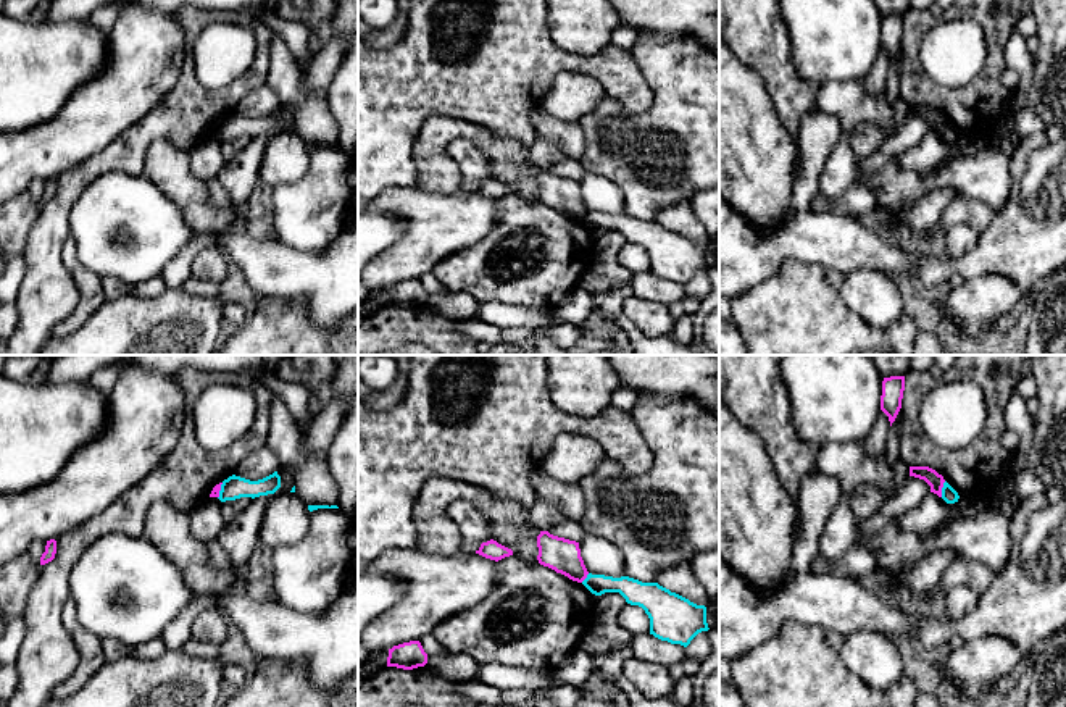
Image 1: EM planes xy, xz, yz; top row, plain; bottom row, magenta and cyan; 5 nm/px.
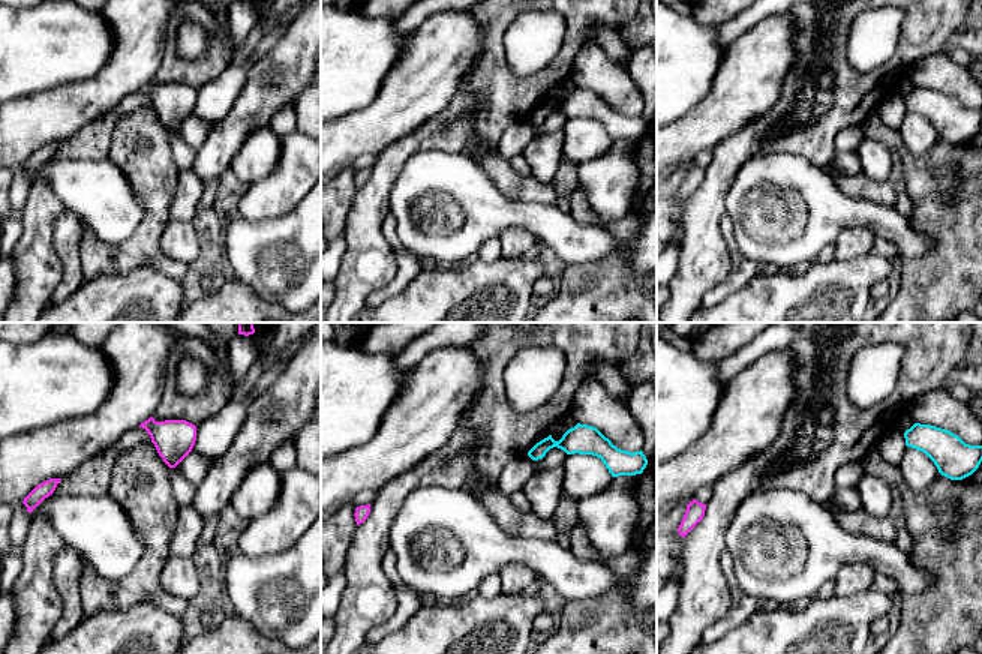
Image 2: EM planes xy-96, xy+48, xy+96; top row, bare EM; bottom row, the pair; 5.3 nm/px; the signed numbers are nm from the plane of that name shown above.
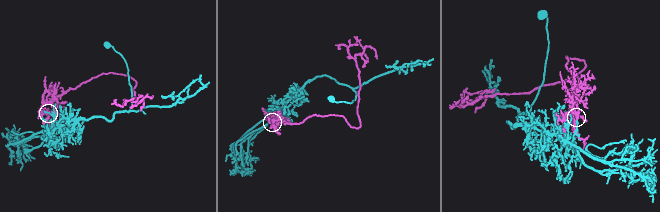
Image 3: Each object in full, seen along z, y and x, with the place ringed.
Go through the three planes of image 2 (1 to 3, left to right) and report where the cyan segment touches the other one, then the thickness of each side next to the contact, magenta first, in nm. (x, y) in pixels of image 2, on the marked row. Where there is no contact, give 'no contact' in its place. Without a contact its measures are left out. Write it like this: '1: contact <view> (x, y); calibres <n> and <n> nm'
1: no contact
2: no contact
3: no contact

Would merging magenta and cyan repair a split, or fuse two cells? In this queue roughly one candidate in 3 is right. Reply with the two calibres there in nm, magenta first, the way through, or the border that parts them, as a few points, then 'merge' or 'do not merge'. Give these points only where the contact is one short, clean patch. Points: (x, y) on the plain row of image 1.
80 nm thick on the magenta side, 80 nm on the other; border along yz (945, 120), (941, 134); do not merge

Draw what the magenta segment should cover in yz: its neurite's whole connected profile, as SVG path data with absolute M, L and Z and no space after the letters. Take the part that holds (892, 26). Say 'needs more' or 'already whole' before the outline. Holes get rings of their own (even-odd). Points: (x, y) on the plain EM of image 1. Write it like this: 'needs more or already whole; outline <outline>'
already whole; outline M905 15L884 16L881 48L889 55L890 65L902 47L903 29L905 29Z

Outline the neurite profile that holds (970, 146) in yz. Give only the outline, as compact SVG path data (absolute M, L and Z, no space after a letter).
M960 136L958 145L964 155L977 155L979 152L987 149L990 144L985 139Z

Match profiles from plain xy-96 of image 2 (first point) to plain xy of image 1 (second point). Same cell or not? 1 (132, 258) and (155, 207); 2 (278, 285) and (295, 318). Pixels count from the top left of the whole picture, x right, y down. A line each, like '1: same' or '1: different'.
1: different
2: different

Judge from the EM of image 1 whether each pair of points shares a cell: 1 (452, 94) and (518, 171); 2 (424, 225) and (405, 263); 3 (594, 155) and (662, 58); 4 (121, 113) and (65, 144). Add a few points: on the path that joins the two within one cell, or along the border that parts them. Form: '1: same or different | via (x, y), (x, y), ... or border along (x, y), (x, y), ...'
1: different | border along (442, 115), (468, 120), (515, 139)
2: same | via (424, 234), (423, 246), (415, 254)
3: same | via (616, 146), (662, 104), (662, 89)
4: same | via (107, 113), (95, 113), (79, 129)

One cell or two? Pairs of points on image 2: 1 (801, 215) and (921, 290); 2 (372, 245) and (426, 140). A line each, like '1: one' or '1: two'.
1: two
2: one

